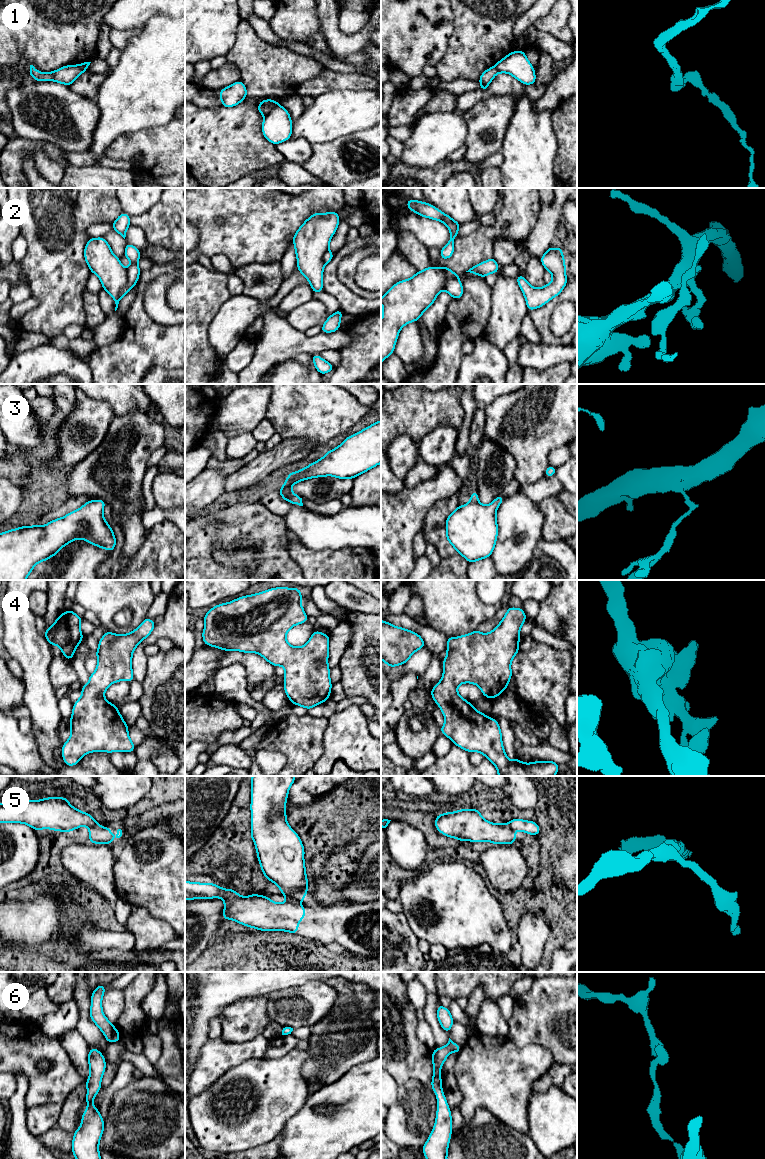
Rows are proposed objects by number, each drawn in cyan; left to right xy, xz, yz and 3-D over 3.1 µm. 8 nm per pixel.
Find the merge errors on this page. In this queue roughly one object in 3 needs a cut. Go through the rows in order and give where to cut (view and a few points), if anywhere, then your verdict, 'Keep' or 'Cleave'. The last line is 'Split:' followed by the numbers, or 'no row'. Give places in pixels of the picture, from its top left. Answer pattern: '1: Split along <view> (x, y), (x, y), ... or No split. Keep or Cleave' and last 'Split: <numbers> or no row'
1: Split along xz (280, 105), (264, 116). Cleave
2: Split along xy (127, 269), (127, 284), (115, 300). Cleave
3: No split. Keep
4: No split. Keep
5: Split along xy (98, 824), (89, 829). Cleave
6: No split. Keep
Split: 1, 2, 5

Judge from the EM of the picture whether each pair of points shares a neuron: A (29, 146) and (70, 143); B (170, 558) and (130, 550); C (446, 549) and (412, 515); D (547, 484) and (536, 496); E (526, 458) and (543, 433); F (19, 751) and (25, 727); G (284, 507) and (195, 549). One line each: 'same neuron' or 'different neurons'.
A: different neurons
B: different neurons
C: different neurons
D: same neuron
E: same neuron
F: different neurons
G: different neurons

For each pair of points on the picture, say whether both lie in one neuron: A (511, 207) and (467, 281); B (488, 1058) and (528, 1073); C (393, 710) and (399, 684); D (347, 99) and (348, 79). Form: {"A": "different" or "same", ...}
{"A": "different", "B": "same", "C": "same", "D": "different"}

